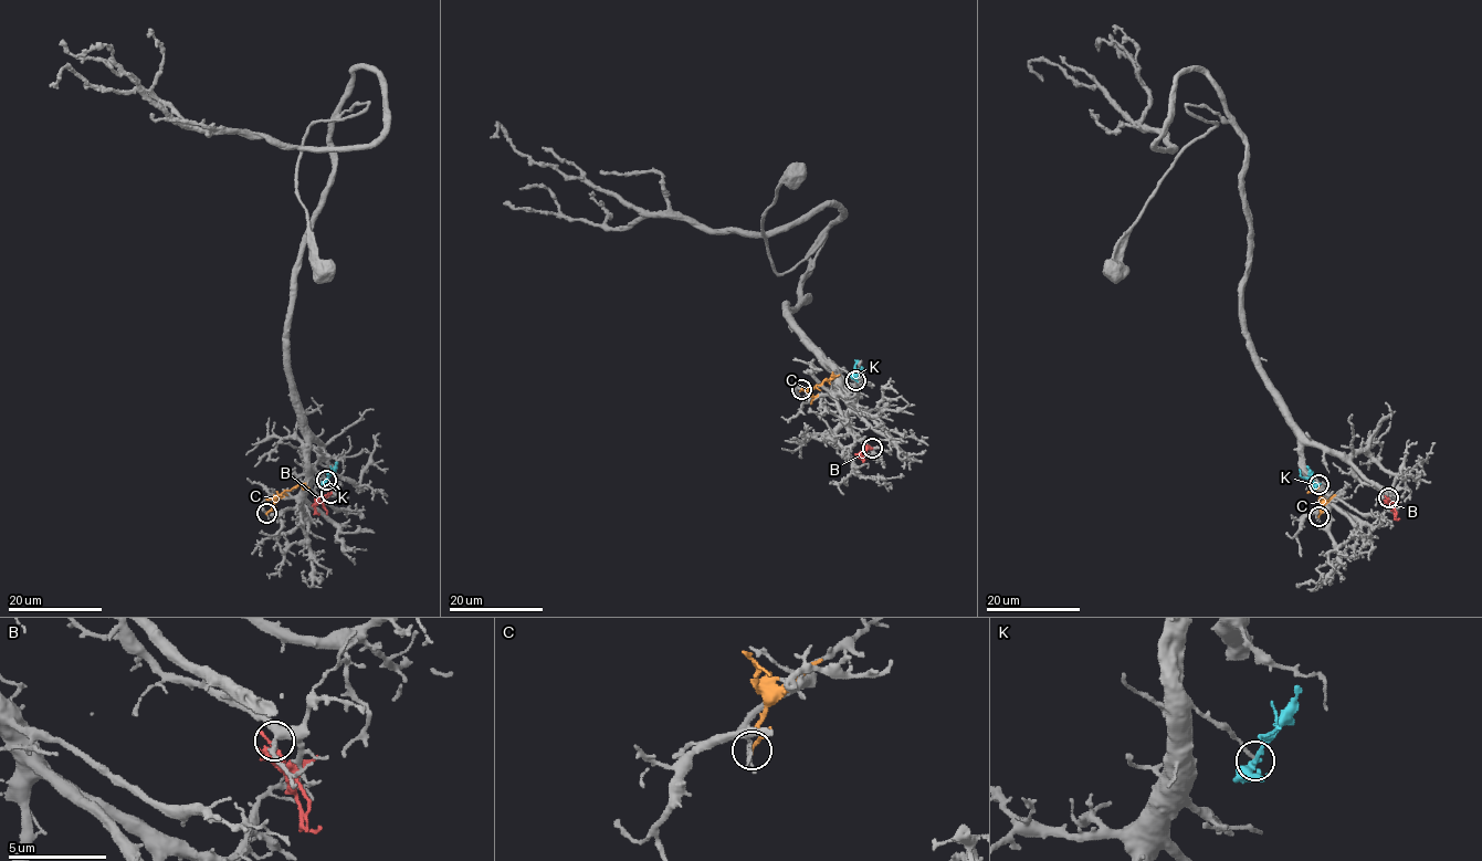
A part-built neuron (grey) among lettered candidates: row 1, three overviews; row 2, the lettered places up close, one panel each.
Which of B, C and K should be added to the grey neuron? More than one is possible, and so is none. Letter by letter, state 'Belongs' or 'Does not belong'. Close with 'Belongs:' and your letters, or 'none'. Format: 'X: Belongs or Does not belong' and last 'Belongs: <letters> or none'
B: Does not belong
C: Does not belong
K: Does not belong
Belongs: none

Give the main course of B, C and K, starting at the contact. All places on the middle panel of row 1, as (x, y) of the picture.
B: (872, 449), (859, 455), (862, 462)
C: (801, 389), (808, 390), (839, 375)
K: (857, 380), (855, 360)

